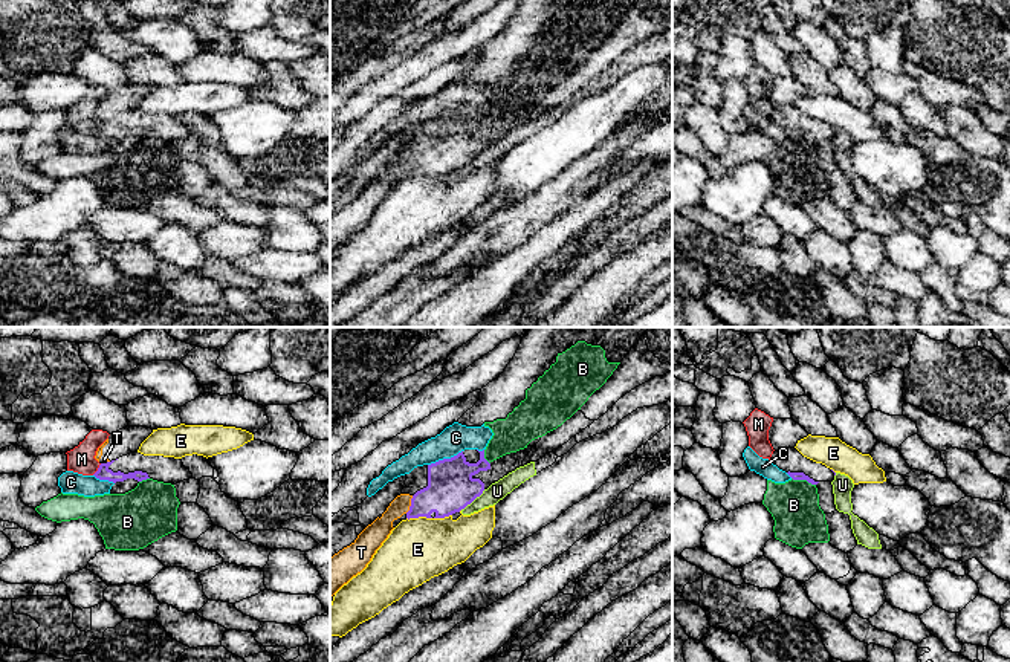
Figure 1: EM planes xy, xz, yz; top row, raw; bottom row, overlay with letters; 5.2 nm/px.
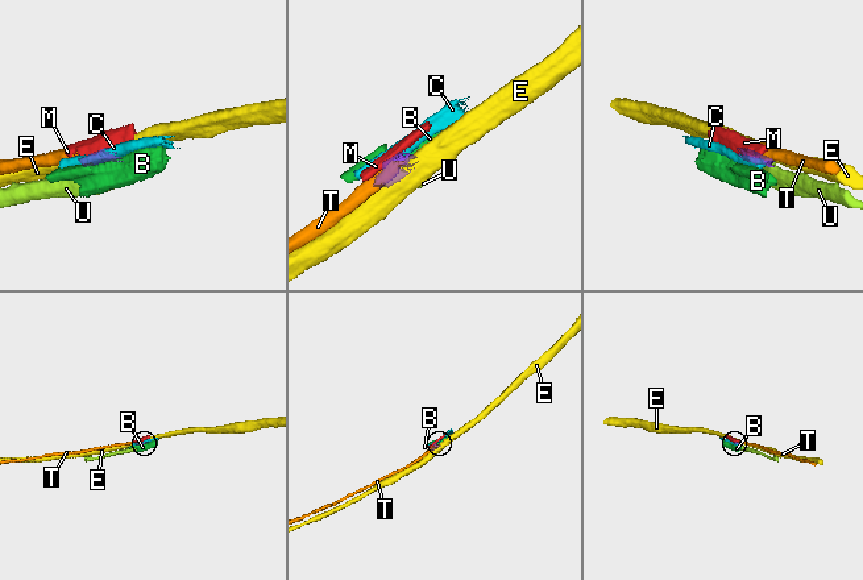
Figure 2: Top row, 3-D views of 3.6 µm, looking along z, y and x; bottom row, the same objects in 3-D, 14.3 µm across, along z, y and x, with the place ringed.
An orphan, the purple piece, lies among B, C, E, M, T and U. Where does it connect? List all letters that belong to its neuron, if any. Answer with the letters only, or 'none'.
none

